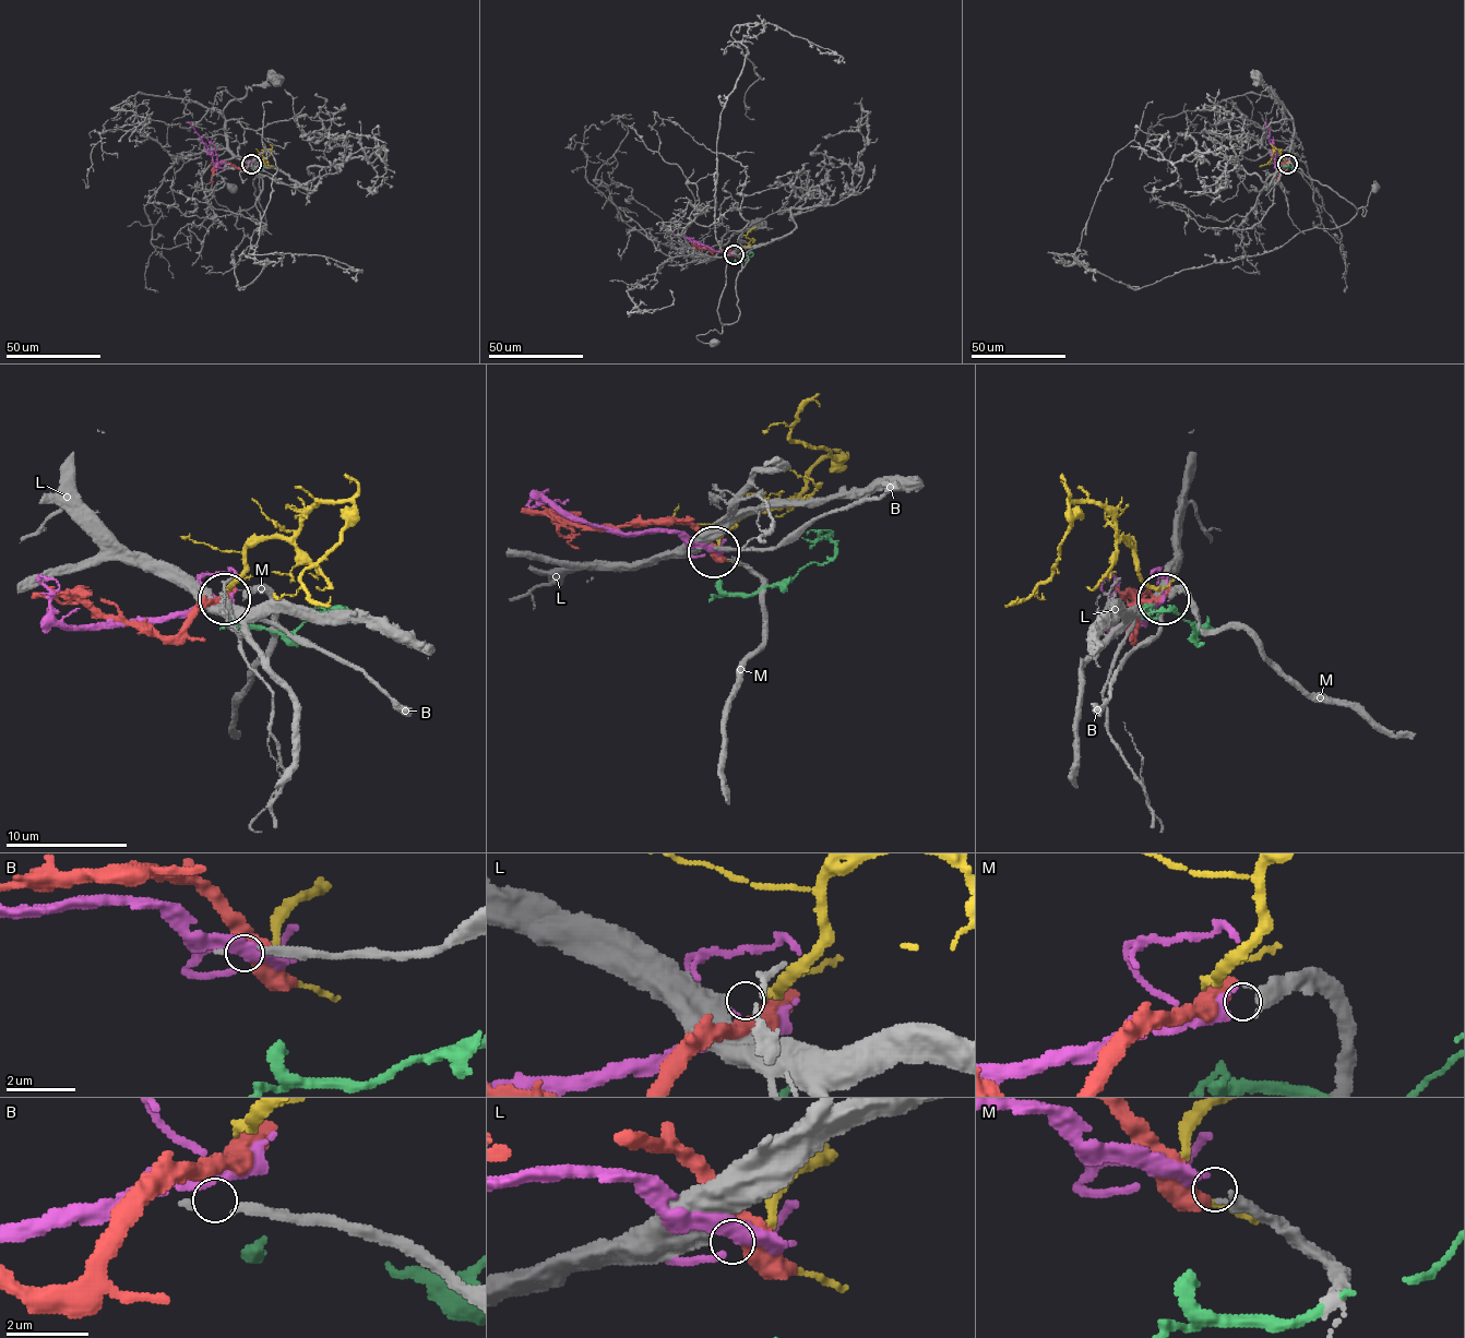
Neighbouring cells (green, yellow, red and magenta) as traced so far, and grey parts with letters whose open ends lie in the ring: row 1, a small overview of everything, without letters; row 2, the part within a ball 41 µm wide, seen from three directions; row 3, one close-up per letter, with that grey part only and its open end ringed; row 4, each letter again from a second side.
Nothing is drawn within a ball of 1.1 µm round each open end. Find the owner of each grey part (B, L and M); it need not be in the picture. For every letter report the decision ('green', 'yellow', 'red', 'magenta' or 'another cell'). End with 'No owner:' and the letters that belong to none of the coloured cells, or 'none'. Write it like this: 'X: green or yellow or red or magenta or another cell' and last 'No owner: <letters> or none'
B: another cell
L: yellow
M: magenta
No owner: B

